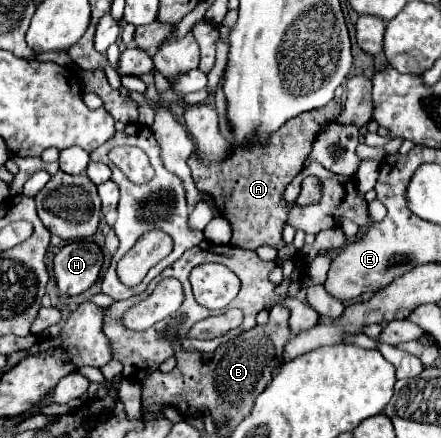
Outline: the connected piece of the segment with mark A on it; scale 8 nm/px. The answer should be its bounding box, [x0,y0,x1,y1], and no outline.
[188,100,340,250]

